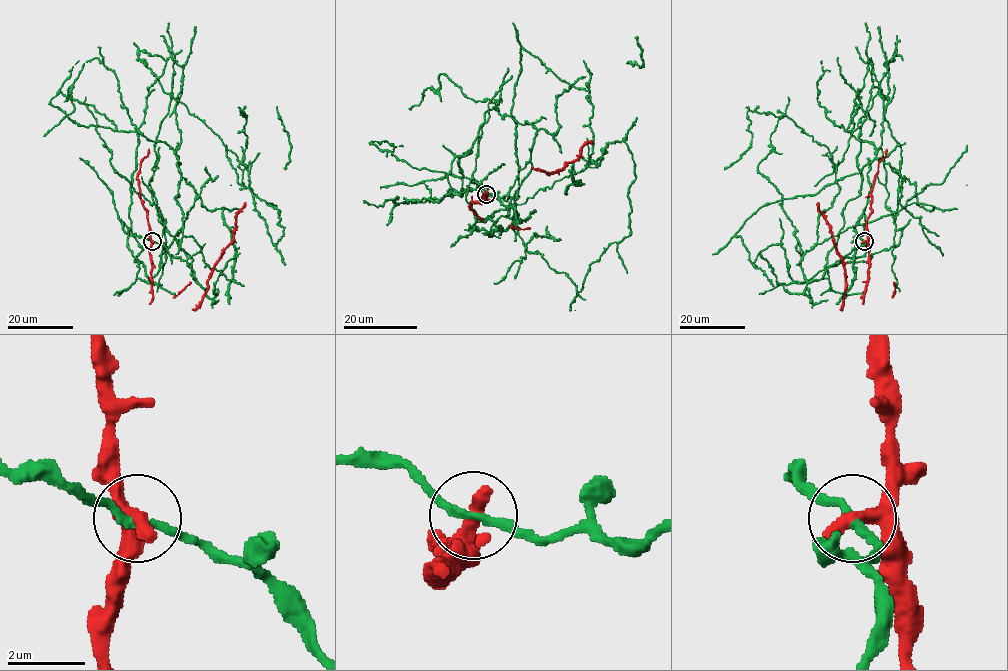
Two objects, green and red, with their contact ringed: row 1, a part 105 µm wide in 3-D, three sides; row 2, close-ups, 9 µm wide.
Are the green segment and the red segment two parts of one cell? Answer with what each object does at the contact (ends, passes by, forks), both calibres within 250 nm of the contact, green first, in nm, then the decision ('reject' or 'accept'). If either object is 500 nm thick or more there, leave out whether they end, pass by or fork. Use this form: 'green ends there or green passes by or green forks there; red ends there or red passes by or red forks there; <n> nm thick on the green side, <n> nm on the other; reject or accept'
green passes by; red passes by; 200 nm thick on the green side, 360 nm on the other; accept

